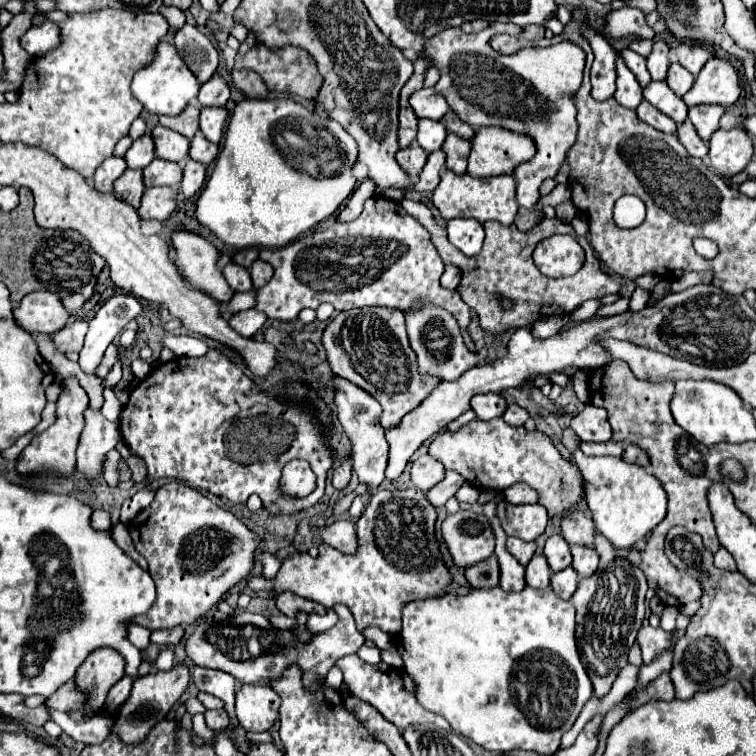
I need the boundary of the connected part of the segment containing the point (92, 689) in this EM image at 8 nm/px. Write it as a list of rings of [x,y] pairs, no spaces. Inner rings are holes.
[[[100,647],[92,651],[86,663],[80,665],[80,671],[76,671],[78,687],[84,687],[84,691],[88,691],[90,695],[88,707],[84,707],[84,711],[76,711],[72,719],[84,721],[100,713],[110,687],[122,677],[124,677],[124,657],[116,649]]]

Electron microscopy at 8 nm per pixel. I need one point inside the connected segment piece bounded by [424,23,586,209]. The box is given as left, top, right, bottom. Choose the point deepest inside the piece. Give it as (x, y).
(531, 90)

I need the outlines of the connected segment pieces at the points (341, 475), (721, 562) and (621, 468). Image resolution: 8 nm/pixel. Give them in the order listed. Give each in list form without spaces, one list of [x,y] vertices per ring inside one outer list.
[[[342,461],[336,469],[334,469],[334,475],[332,475],[332,485],[334,489],[344,489],[350,481],[350,475],[352,475],[352,463],[350,461]]]
[[[720,547],[716,553],[714,553],[714,563],[716,567],[720,569],[728,569],[728,571],[736,571],[736,563],[734,563],[734,557],[724,549]]]
[[[580,449],[574,451],[574,461],[584,479],[586,501],[592,511],[596,529],[616,547],[630,549],[666,515],[666,491],[662,483],[636,463],[626,463],[620,457],[586,457]]]

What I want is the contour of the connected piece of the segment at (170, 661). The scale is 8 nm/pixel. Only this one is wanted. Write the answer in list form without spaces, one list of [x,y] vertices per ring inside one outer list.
[[[164,649],[156,659],[156,667],[159,671],[168,671],[174,666],[174,654],[171,649]]]

